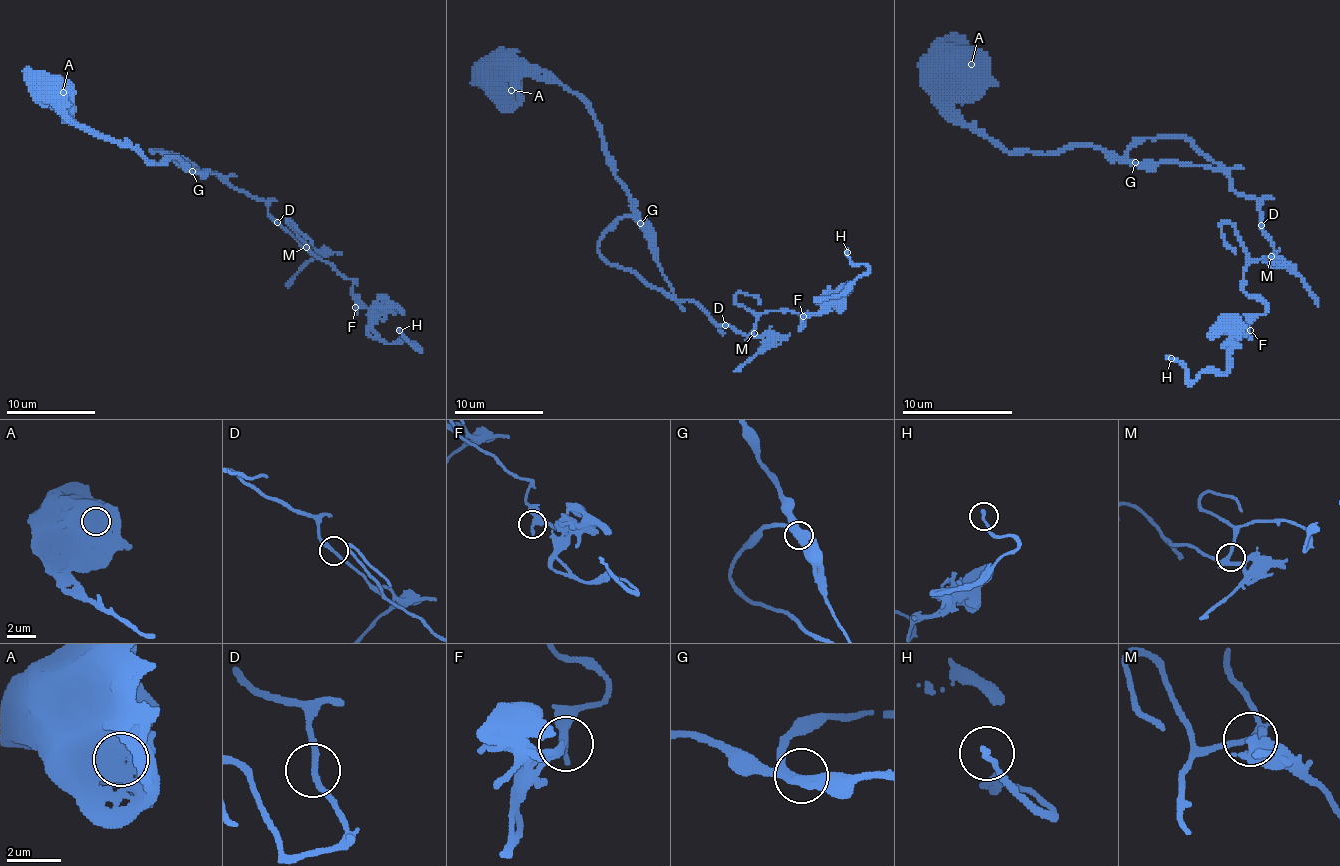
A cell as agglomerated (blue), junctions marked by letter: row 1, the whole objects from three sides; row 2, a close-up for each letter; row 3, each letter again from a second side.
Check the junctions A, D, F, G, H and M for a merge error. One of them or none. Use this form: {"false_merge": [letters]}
{"false_merge": []}

